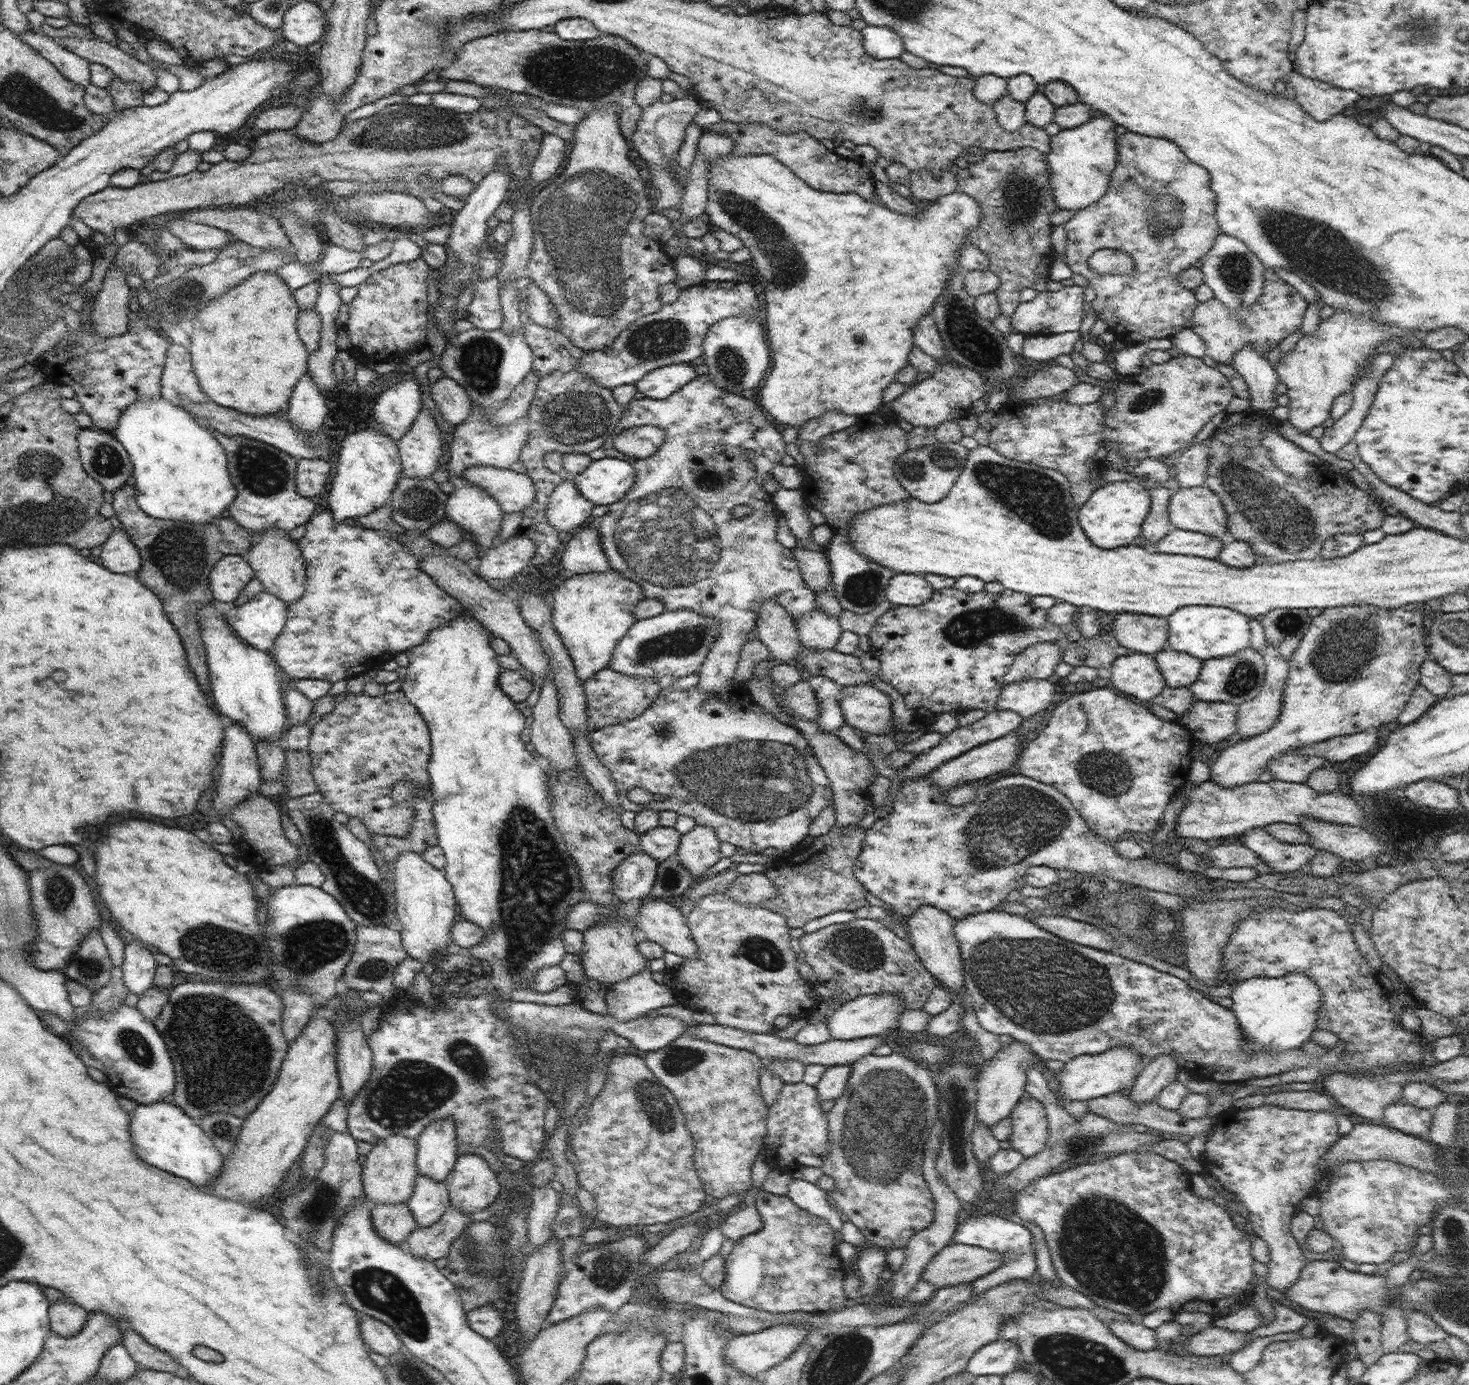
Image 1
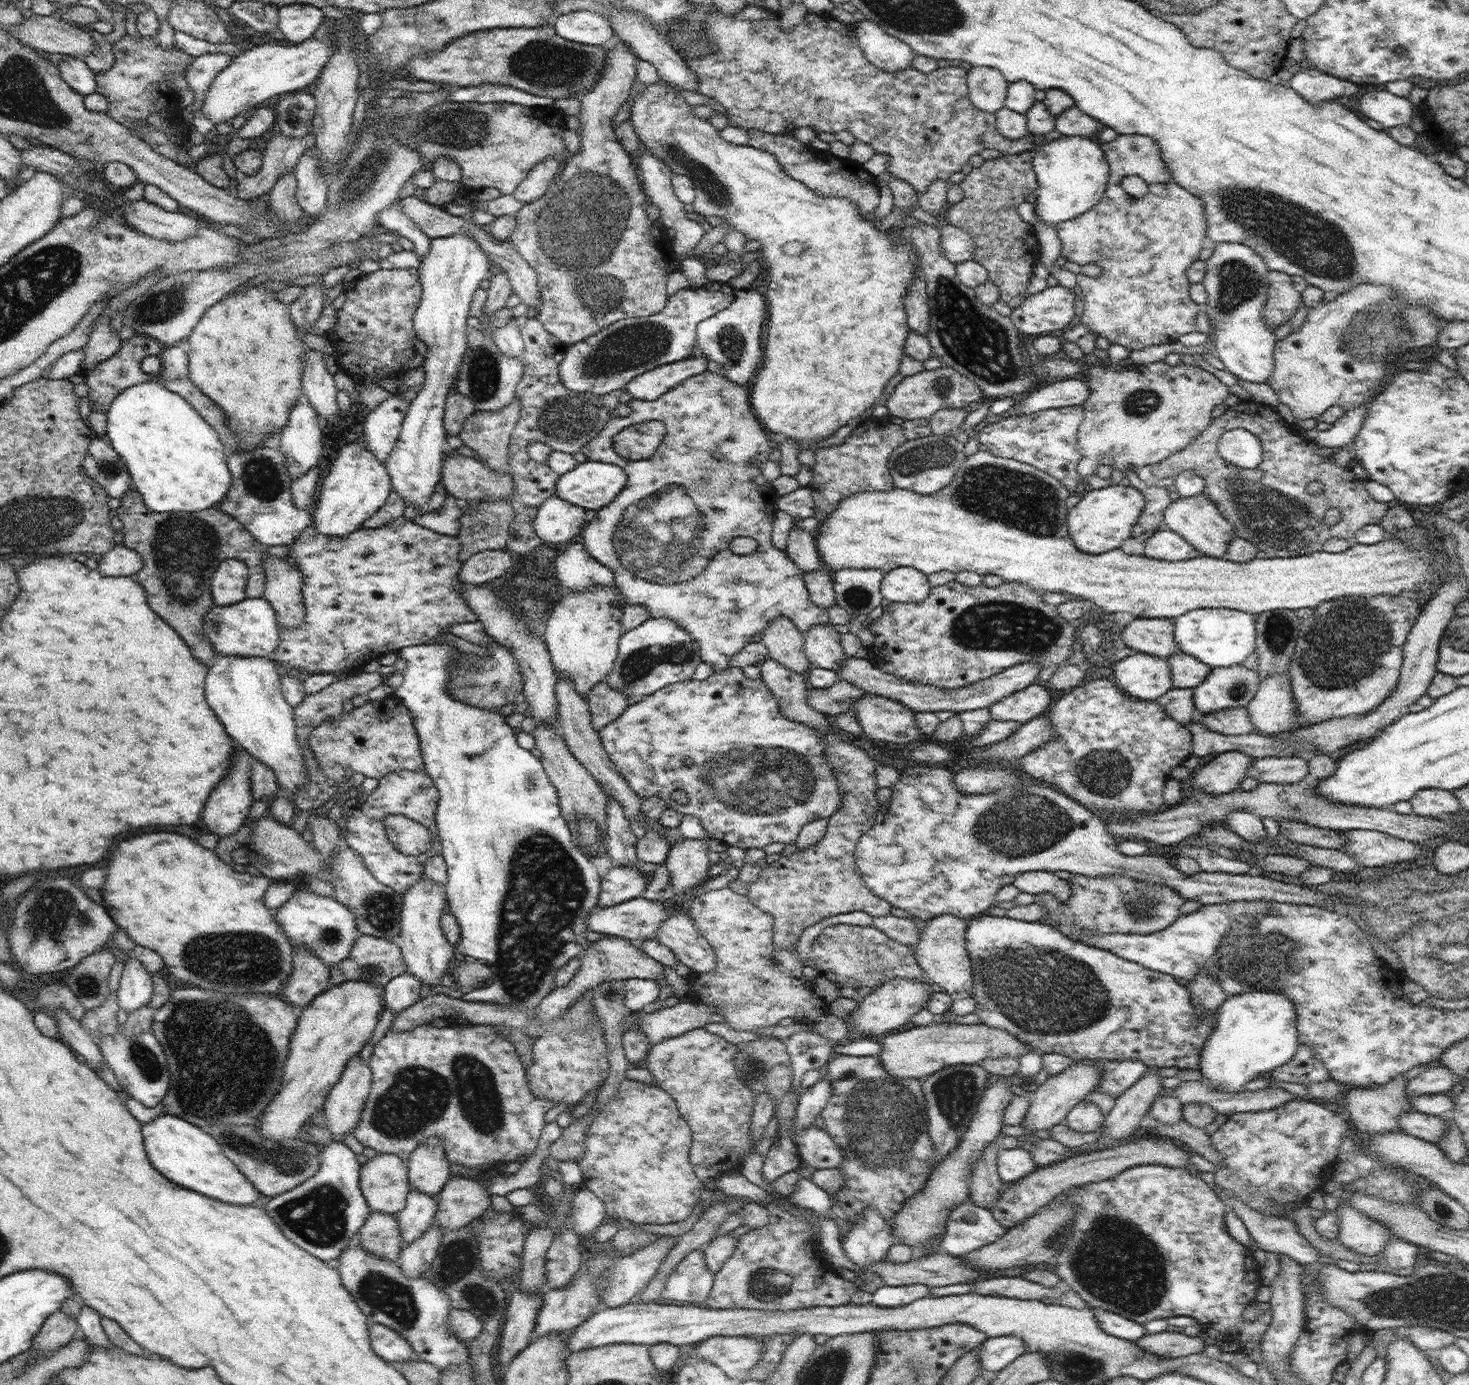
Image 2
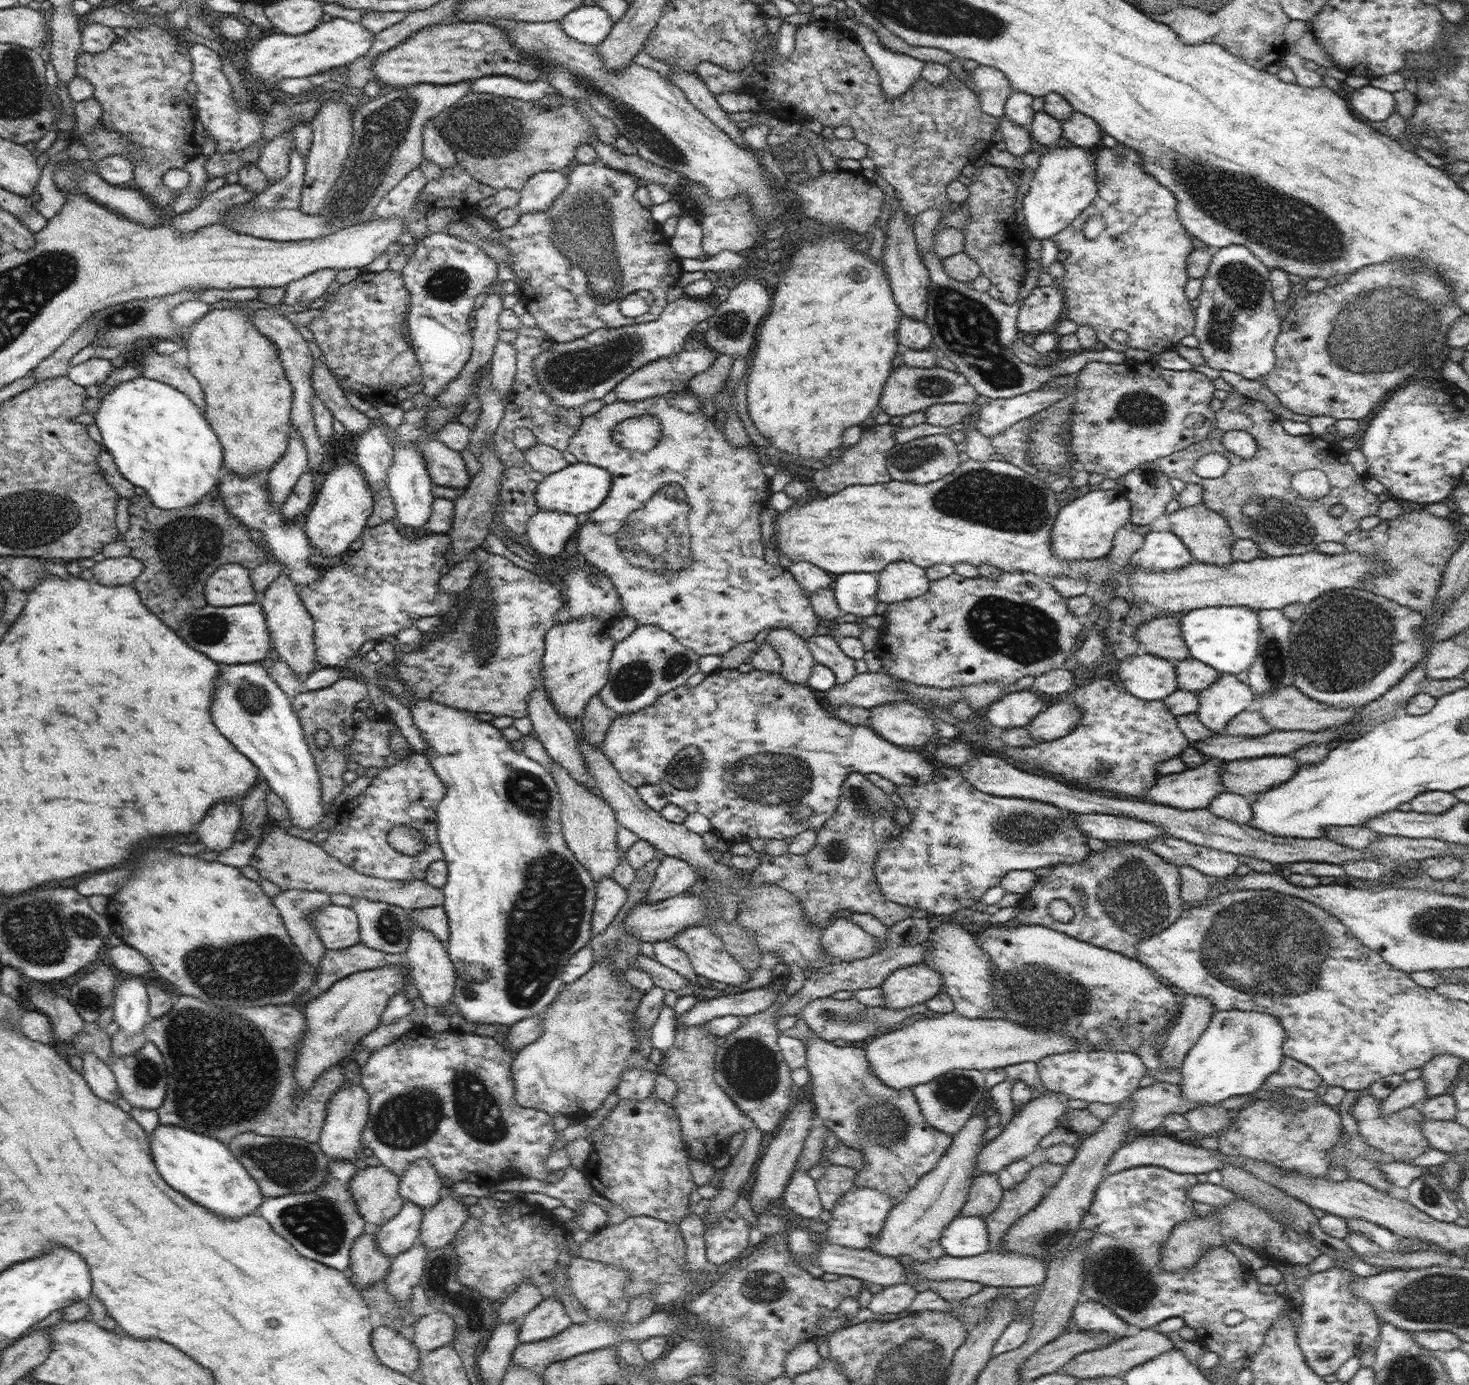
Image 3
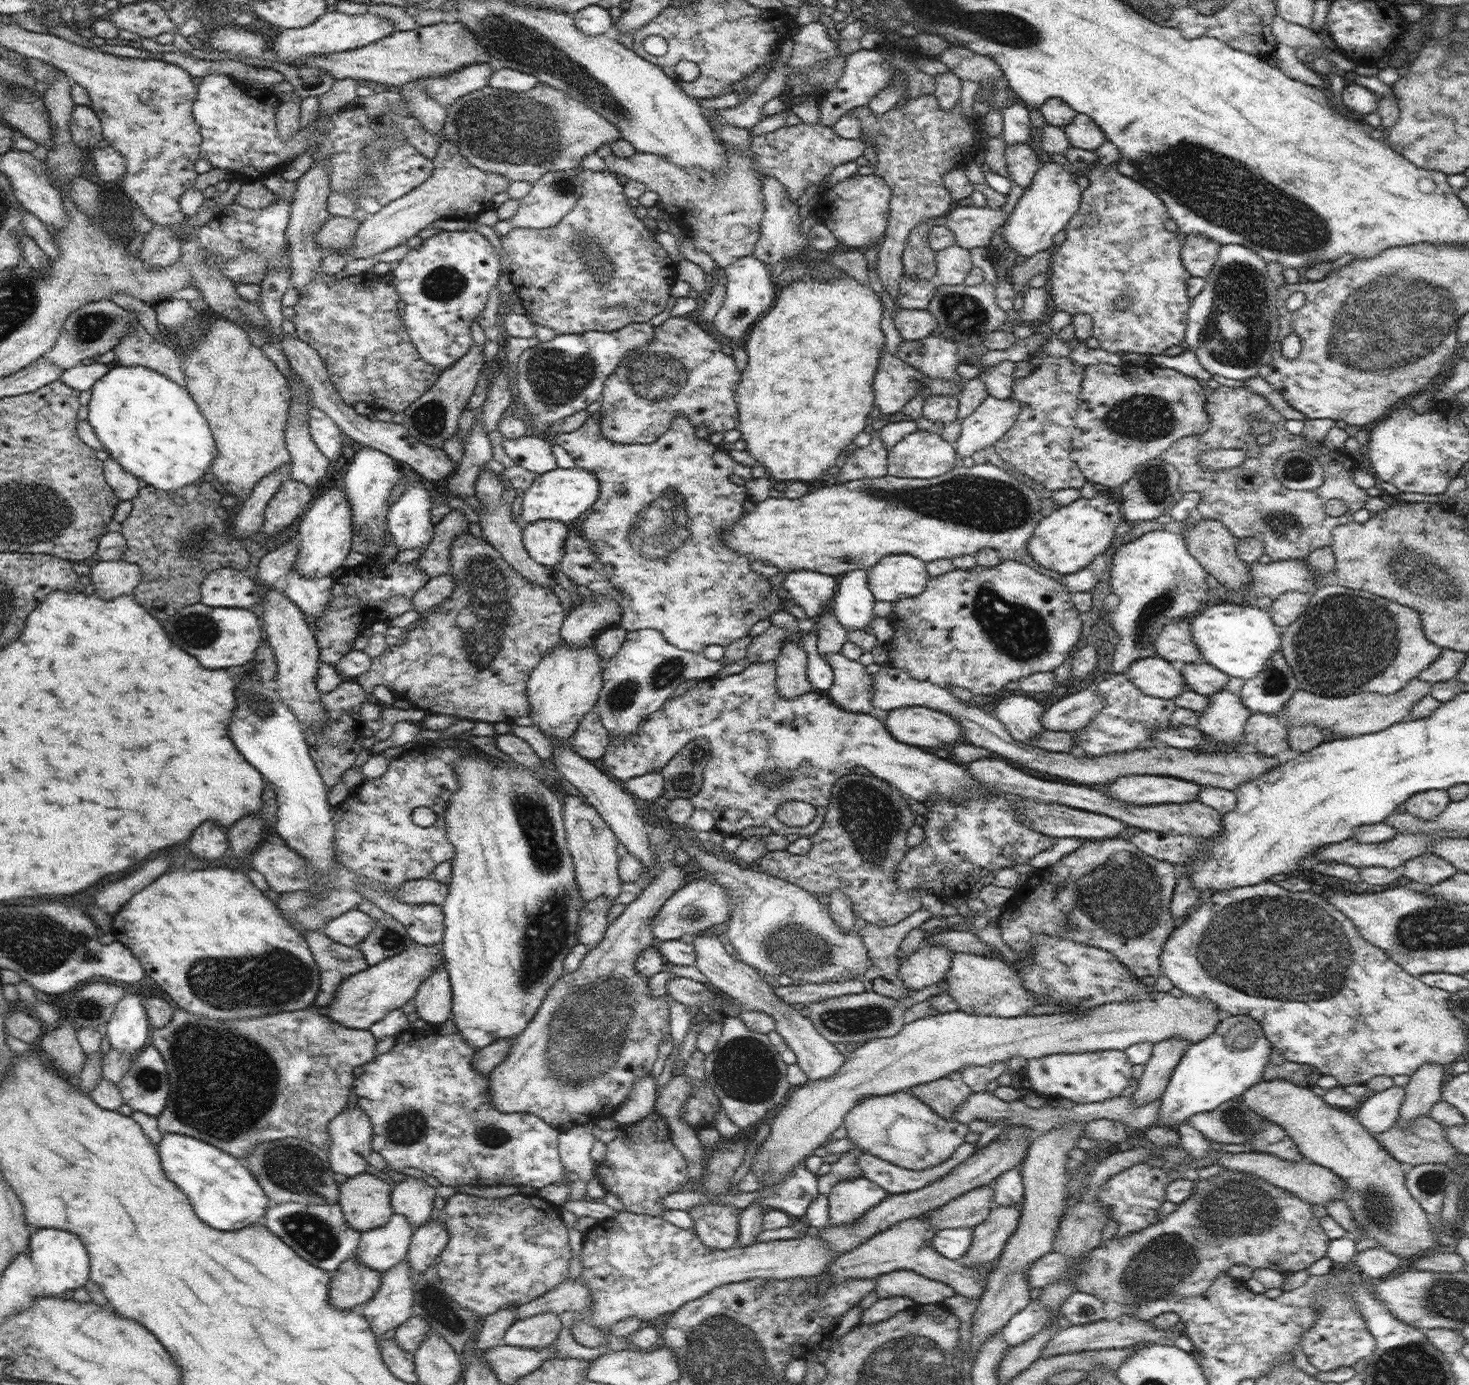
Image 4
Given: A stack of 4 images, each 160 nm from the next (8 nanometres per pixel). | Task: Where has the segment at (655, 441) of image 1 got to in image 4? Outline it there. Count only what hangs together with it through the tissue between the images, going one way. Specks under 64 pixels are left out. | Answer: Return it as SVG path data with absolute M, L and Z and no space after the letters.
M671 316L654 327L655 340L635 348L607 378L601 396L600 428L607 440L632 445L650 445L672 426L676 414L690 419L692 426L708 428L710 434L738 427L735 394L742 373L701 320Z

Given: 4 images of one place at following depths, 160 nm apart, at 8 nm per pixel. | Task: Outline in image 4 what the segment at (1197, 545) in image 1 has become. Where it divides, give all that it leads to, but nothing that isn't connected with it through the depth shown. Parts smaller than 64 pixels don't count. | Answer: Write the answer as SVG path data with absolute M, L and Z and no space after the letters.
M1163 530L1147 532L1116 548L1111 570L1112 593L1119 596L1118 606L1106 615L1120 642L1112 662L1114 673L1124 673L1139 658L1158 655L1155 638L1165 624L1189 620L1209 601L1210 574L1188 551L1183 533Z

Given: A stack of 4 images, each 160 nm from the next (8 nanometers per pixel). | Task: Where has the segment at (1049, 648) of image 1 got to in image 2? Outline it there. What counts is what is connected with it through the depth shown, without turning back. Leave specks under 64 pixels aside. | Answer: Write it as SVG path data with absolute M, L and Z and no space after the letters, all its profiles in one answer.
M848 657L844 662L841 662L839 678L846 682L854 683L860 690L864 690L867 695L874 694L876 696L890 698L891 700L900 702L918 712L938 712L939 710L953 710L959 713L965 710L976 710L977 708L986 708L1000 702L1002 698L1010 696L1027 686L1030 686L1038 677L1040 672L1039 666L1034 661L1021 662L1014 666L1009 666L998 674L993 674L988 678L983 678L978 682L967 684L962 688L938 688L928 684L920 684L898 678L893 674L883 672L874 667L868 659Z

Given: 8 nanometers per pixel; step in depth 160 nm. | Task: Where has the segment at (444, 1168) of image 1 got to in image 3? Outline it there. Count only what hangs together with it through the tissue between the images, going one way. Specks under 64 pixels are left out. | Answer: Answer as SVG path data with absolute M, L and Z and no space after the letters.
M419 1158L408 1166L399 1182L402 1198L412 1201L424 1211L432 1208L443 1195L445 1187L430 1159Z

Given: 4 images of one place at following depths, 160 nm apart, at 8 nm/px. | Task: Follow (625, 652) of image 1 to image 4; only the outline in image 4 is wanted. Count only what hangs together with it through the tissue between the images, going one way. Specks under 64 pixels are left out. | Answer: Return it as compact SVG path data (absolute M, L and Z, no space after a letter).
M659 630L627 631L620 650L602 665L603 687L594 710L609 732L611 740L622 737L627 739L631 732L636 732L646 716L658 711L669 700L682 682L692 679L707 680L725 665L725 661L710 660L703 653L676 648Z

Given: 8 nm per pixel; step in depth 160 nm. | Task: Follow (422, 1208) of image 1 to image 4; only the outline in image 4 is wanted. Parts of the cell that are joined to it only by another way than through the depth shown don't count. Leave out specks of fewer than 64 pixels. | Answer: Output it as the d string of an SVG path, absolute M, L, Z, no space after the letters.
M394 1213L384 1226L361 1233L353 1256L374 1270L387 1271L406 1258L414 1231L407 1216Z

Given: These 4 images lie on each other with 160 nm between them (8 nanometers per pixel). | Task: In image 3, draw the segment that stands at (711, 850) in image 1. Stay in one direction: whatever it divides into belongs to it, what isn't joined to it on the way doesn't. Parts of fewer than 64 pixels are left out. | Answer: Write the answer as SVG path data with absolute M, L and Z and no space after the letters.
M666 855L657 866L655 879L640 904L654 904L683 893L697 880L695 868L681 858Z

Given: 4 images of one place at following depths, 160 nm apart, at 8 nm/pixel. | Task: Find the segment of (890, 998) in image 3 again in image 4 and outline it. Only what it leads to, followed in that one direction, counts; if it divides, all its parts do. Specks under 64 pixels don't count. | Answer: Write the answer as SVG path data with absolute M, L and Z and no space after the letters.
M928 945L912 952L909 960L901 962L900 981L914 992L926 986L943 985L953 954L942 945Z

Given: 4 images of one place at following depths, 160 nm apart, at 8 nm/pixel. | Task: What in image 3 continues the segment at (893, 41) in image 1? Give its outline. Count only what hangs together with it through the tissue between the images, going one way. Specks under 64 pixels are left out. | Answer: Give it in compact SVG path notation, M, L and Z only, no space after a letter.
M859 22L855 26L854 34L878 72L880 86L888 98L901 95L921 77L923 61L884 46L868 25Z

